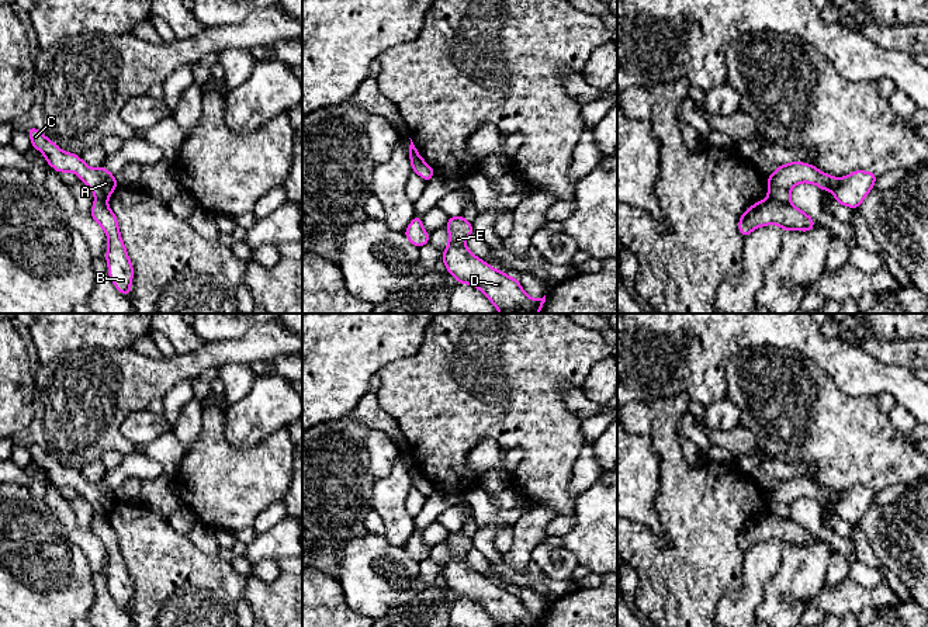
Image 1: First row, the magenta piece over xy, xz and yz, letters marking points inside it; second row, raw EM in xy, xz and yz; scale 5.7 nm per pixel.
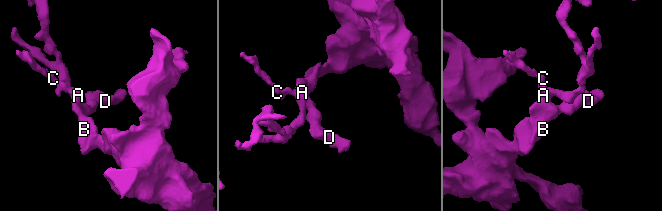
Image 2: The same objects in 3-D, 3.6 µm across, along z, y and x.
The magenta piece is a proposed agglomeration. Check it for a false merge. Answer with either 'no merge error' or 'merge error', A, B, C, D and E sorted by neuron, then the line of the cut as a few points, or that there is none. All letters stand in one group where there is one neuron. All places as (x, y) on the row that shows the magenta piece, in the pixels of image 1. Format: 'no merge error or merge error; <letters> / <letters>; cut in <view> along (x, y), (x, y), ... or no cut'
merge error; A C / B D E; cut in yz along (769, 197), (789, 203)

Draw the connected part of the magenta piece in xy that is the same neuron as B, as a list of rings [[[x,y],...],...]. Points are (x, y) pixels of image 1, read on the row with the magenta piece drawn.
[[[98,200],[94,201],[90,215],[104,229],[108,239],[105,253],[108,276],[117,290],[129,297],[134,269],[120,235],[117,216],[105,201]]]

